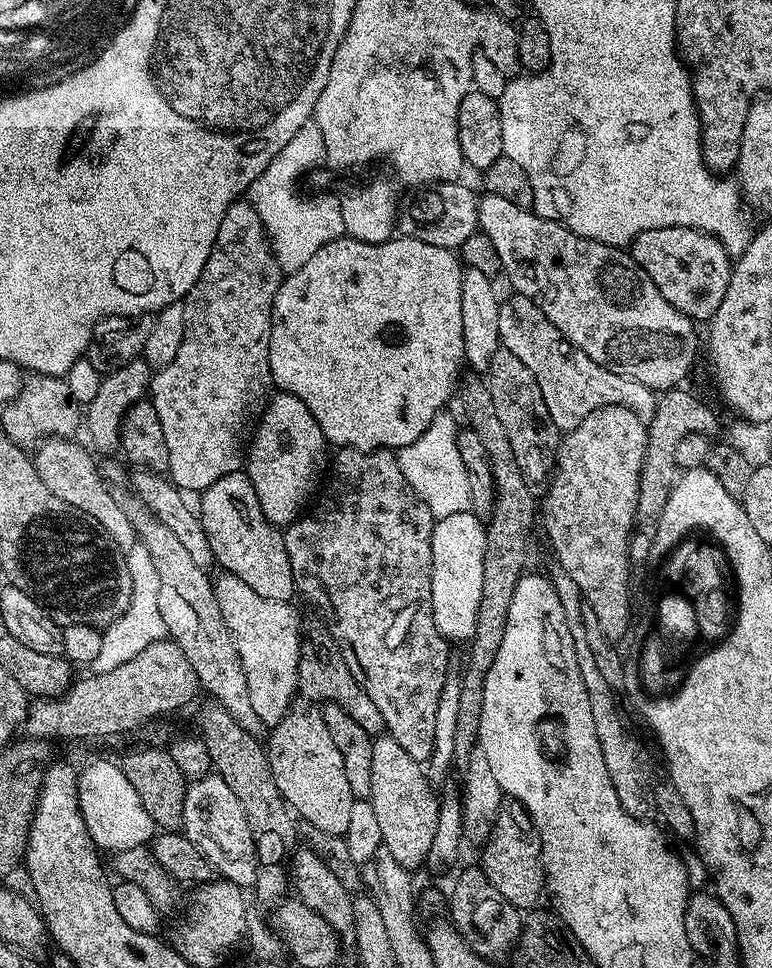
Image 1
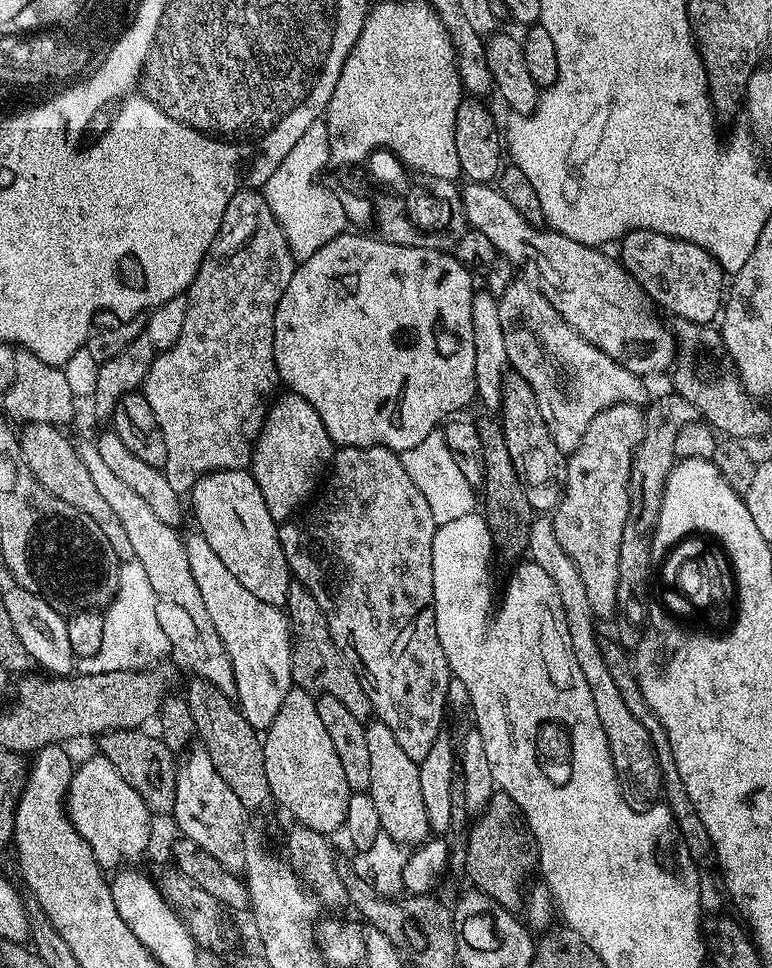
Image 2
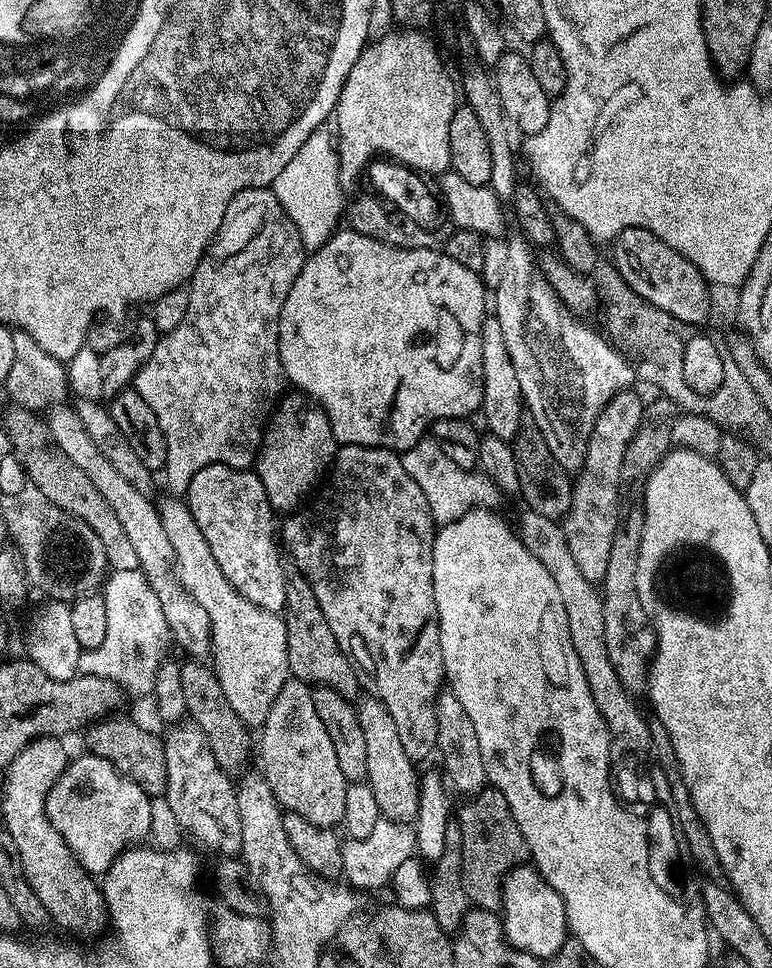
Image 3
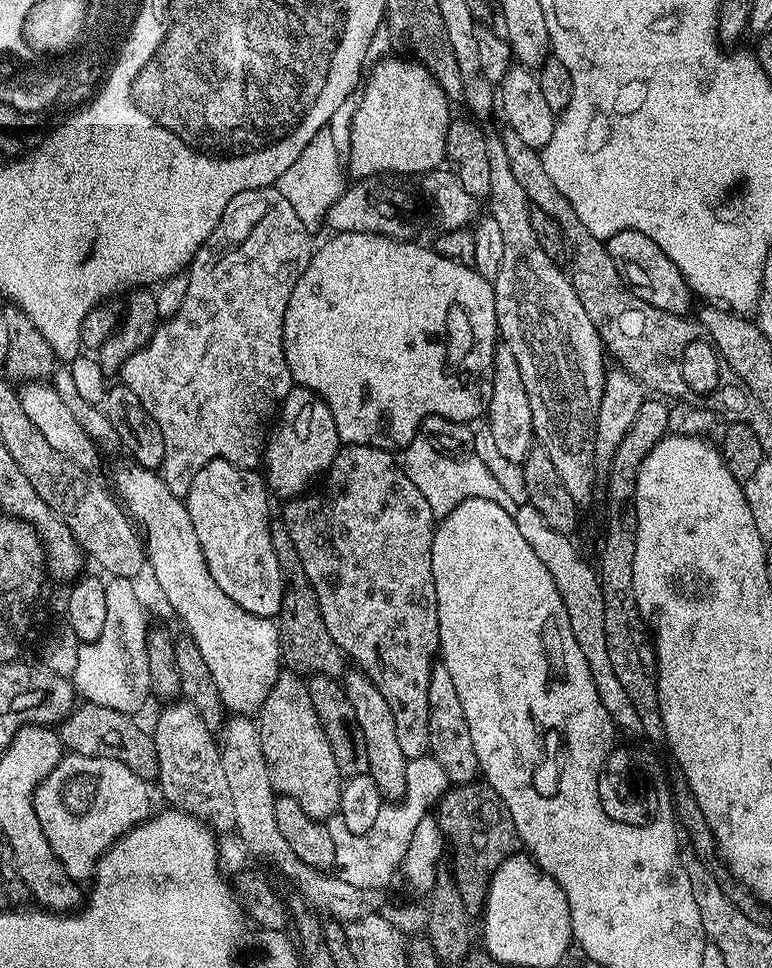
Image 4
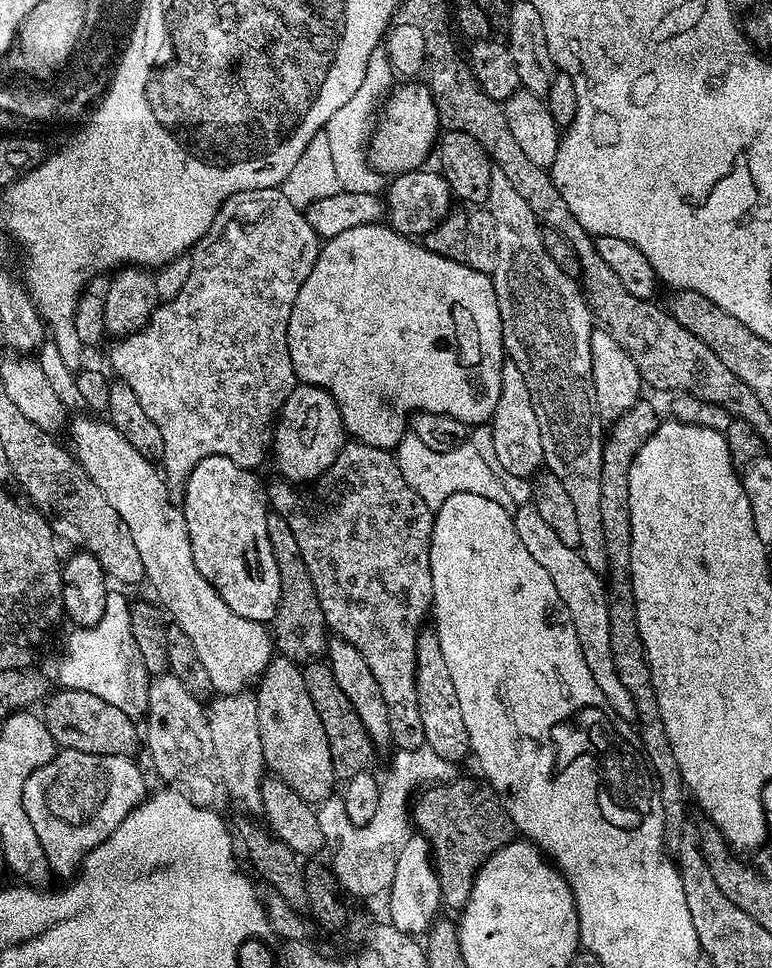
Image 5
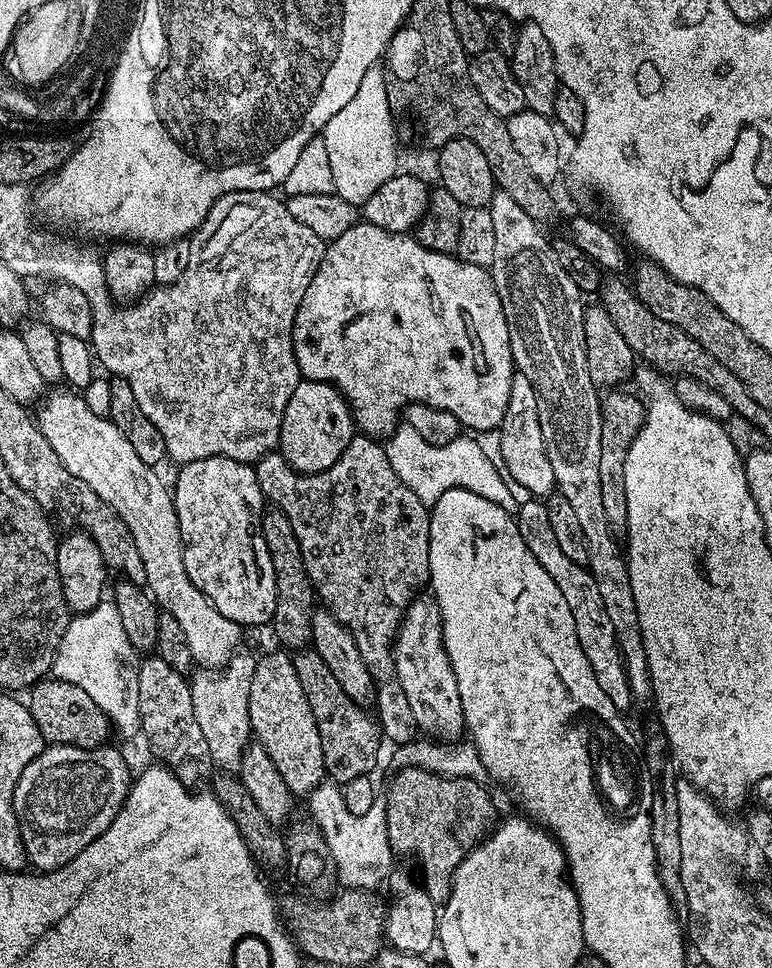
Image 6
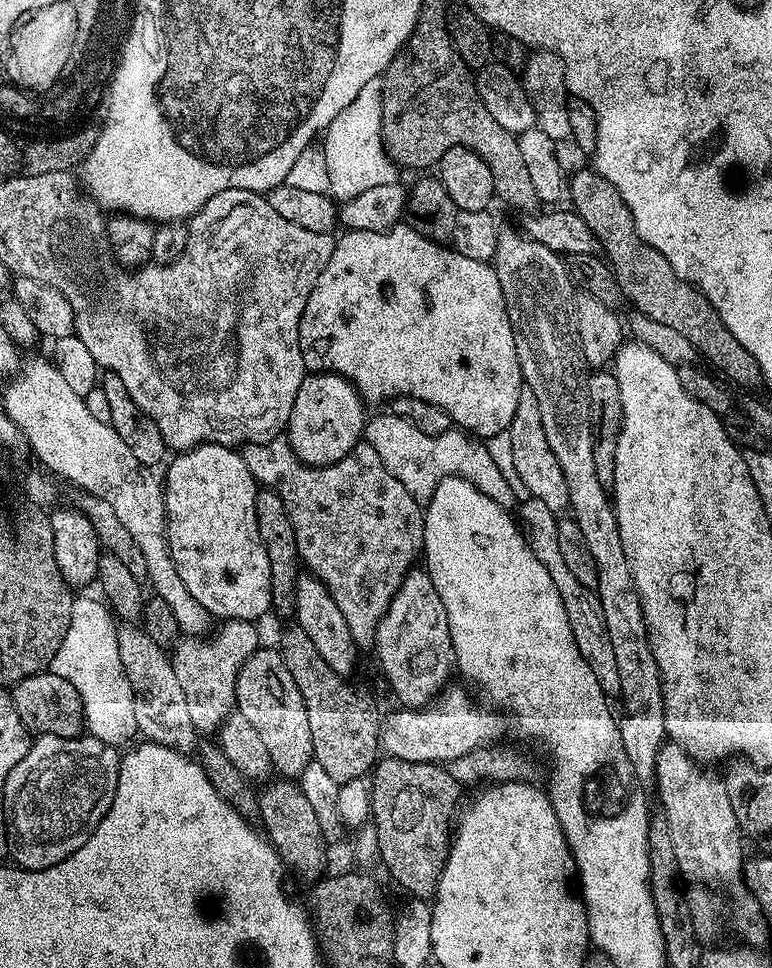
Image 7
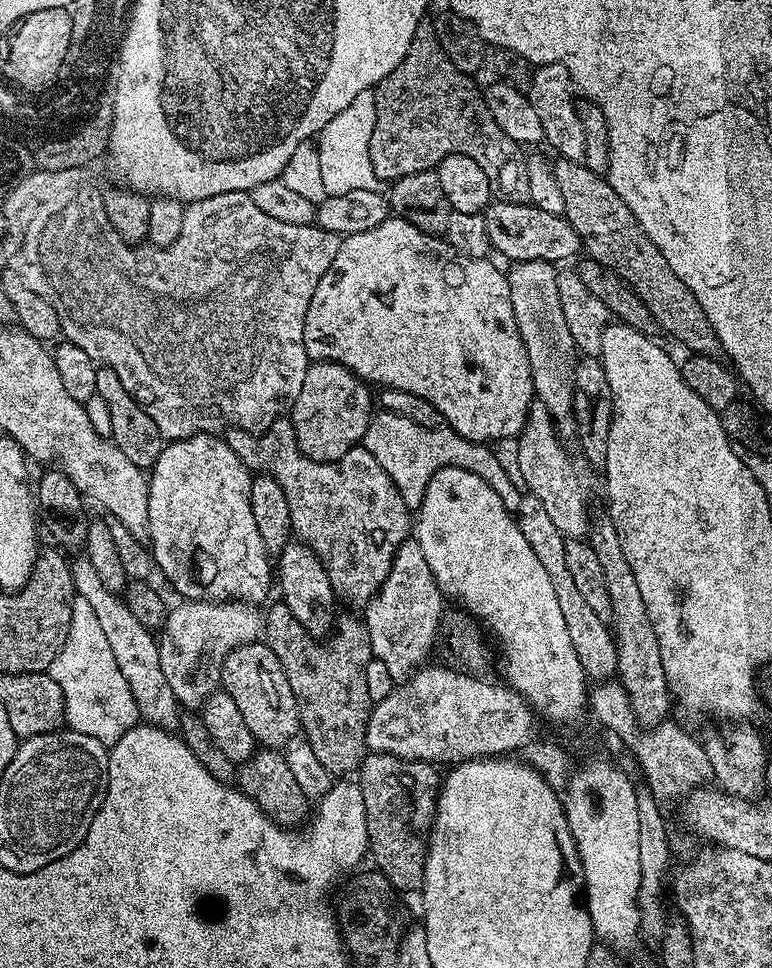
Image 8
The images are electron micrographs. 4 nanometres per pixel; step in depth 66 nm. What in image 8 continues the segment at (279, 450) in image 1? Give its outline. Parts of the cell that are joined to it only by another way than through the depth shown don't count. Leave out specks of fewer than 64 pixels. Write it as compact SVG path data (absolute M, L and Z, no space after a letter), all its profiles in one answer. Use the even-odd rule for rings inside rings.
M309 363L302 390L290 410L294 434L302 454L314 462L329 464L363 441L374 415L369 385L340 364Z

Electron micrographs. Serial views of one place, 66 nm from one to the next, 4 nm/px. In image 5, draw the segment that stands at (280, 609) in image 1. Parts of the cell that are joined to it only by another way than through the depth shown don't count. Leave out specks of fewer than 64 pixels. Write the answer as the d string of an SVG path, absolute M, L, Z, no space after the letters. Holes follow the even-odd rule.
M88 414L77 415L77 420L72 424L72 455L94 482L94 486L98 486L102 494L106 494L106 502L114 506L114 510L118 510L122 522L130 526L134 546L138 546L138 555L142 558L145 581L149 585L152 583L157 596L155 599L170 617L171 623L186 630L190 642L194 642L194 651L198 653L202 666L206 666L206 674L210 674L213 689L220 694L245 691L253 682L259 681L273 658L274 641L269 629L250 618L242 618L242 614L234 614L234 610L230 610L230 606L222 602L218 590L214 590L214 586L210 586L210 582L206 582L206 578L198 574L198 566L194 566L194 554L190 554L190 534L186 530L186 518L181 505L170 498L168 486L157 465L138 454L138 450L134 450L134 446L130 446L130 442L126 442L126 438L122 438L122 434L118 434L118 430L107 419L91 420L86 415Z

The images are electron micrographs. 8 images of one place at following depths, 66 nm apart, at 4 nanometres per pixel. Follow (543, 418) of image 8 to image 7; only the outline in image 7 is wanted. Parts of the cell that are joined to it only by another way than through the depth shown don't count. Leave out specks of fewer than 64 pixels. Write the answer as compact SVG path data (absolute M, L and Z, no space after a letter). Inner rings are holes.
M524 387L518 394L518 406L514 409L514 422L510 422L506 433L508 452L512 455L511 471L516 471L515 479L520 479L519 487L528 491L527 495L538 502L546 502L550 510L557 514L568 508L568 491L566 478L562 474L562 466L558 466L558 458L554 458L554 450L550 450L550 442L546 442L546 430L542 430L542 410L538 410L538 398L530 389Z

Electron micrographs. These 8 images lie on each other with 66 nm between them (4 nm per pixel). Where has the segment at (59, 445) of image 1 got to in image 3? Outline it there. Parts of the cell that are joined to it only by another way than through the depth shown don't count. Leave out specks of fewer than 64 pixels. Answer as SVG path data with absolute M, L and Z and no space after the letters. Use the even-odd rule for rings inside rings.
M12 406L9 409L2 420L2 427L7 430L12 451L20 459L24 473L32 479L34 486L38 486L38 490L42 490L42 494L46 494L46 498L50 498L54 506L66 510L66 514L74 514L74 518L86 522L86 526L90 526L90 530L98 534L112 572L139 568L138 553L130 543L130 538L126 538L126 530L122 530L118 514L114 514L114 510L110 510L110 502L106 502L106 498L102 498L102 494L94 490L94 482L90 482L90 478L86 478L86 474L82 474L82 470L74 466L74 462L70 462L58 451L48 434L47 423L37 413L25 408Z

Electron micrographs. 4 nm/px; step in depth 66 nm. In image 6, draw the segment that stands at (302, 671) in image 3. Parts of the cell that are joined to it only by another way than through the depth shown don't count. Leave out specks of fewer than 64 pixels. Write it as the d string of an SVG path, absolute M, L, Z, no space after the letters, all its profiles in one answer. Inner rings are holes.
M275 506L265 507L260 516L262 538L266 538L266 550L270 550L270 562L274 562L274 586L276 587L276 605L270 625L271 631L276 631L276 636L281 640L283 647L288 650L304 650L312 642L312 614L314 611L314 593L312 583L306 574L306 562L302 562L302 550L298 550L298 538L294 535L294 526L290 526L290 518Z

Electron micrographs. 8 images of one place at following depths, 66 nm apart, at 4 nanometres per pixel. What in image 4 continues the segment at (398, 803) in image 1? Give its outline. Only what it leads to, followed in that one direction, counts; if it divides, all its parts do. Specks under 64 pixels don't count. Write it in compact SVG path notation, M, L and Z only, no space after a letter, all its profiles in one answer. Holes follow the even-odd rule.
M359 670L345 671L342 683L350 702L354 706L354 715L358 717L358 727L366 737L366 758L368 759L367 775L374 778L378 790L389 801L395 802L406 790L406 766L409 760L404 757L398 743L398 734L394 727L394 714L386 698L378 691L378 686L366 673Z

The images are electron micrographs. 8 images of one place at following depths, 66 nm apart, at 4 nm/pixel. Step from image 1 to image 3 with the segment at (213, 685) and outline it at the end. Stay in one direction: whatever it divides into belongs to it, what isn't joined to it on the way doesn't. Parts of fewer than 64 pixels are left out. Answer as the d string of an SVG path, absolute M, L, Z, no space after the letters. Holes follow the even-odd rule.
M53 407L47 413L46 423L48 434L58 451L70 462L74 462L74 466L78 466L78 470L82 470L82 474L86 474L90 482L94 482L94 490L98 490L98 494L102 494L102 498L110 502L110 510L118 514L118 522L122 522L122 530L126 530L126 538L130 538L130 543L138 553L139 569L148 579L149 586L162 605L162 614L166 614L171 639L175 643L177 640L188 651L189 657L207 657L212 651L212 627L206 618L206 610L202 610L202 606L198 606L198 602L194 602L192 595L180 585L180 578L176 574L174 546L170 546L170 538L166 538L166 530L162 530L157 505L151 504L145 493L139 492L130 482L126 482L117 470L114 470L113 464L86 434L86 428L82 426L75 407Z

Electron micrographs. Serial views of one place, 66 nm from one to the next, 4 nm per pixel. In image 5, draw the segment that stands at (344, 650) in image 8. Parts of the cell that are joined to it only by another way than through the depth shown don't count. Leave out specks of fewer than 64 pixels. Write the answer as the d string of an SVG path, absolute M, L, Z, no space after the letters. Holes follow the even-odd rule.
M309 662L303 665L303 670L306 694L310 694L310 702L314 702L314 710L318 710L318 718L322 721L322 730L326 730L326 742L330 742L330 762L337 781L347 782L354 778L354 774L369 771L373 767L372 739L366 734L366 726L362 726L354 706L350 706L350 698L342 694L331 666L327 662Z

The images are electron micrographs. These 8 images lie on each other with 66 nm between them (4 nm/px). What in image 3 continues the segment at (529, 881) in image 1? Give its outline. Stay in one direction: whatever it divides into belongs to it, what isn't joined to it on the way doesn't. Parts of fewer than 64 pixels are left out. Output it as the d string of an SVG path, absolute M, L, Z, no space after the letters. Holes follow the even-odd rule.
M485 786L481 792L463 802L465 804L458 808L458 821L462 828L462 886L468 895L469 905L496 912L504 903L504 880L512 869L521 867L529 859L528 843L526 838L522 838L522 830L518 830L518 822L514 822L510 802L502 798L497 788Z

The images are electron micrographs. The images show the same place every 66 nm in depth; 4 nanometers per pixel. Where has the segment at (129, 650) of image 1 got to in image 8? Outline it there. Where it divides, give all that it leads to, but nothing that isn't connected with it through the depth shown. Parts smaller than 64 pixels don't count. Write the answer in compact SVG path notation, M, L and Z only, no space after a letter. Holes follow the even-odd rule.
M77 598L72 603L72 621L66 642L47 673L62 690L64 718L71 731L98 738L98 742L111 746L122 734L136 727L138 713L134 694L130 694L130 686L126 678L122 678L118 662L114 662L114 650L110 650L110 642L106 642L106 634L102 634L102 626L98 626L98 617L90 610L90 602Z

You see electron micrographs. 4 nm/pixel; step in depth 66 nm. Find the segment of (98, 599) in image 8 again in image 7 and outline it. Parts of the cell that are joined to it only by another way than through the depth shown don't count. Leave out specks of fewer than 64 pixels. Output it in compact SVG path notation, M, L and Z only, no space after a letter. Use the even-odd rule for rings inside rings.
M132 622L117 627L116 637L120 661L134 694L134 722L137 733L145 741L153 744L174 748L177 752L185 754L191 753L197 747L198 733L194 722L190 722L186 694L182 694L182 686L174 675L169 653L159 648L144 633L143 627Z

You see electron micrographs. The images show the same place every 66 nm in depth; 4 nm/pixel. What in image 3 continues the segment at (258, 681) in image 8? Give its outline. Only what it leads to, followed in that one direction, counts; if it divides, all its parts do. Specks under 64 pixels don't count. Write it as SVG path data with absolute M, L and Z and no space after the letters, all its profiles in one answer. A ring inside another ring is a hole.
M289 678L282 686L282 690L278 690L278 698L274 698L270 714L266 714L266 722L258 732L258 756L259 752L261 768L259 771L284 812L302 814L306 822L314 822L314 826L323 828L335 829L343 821L346 814L346 790L350 781L338 767L338 758L334 754L330 734L326 734L326 726L322 726L318 710L314 710L312 688L304 681Z

